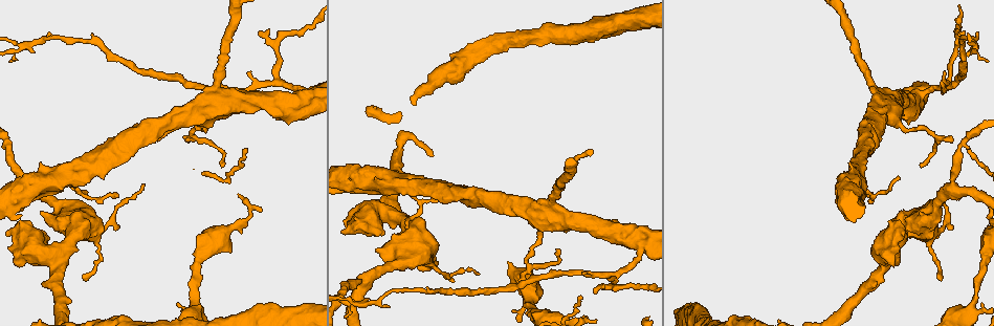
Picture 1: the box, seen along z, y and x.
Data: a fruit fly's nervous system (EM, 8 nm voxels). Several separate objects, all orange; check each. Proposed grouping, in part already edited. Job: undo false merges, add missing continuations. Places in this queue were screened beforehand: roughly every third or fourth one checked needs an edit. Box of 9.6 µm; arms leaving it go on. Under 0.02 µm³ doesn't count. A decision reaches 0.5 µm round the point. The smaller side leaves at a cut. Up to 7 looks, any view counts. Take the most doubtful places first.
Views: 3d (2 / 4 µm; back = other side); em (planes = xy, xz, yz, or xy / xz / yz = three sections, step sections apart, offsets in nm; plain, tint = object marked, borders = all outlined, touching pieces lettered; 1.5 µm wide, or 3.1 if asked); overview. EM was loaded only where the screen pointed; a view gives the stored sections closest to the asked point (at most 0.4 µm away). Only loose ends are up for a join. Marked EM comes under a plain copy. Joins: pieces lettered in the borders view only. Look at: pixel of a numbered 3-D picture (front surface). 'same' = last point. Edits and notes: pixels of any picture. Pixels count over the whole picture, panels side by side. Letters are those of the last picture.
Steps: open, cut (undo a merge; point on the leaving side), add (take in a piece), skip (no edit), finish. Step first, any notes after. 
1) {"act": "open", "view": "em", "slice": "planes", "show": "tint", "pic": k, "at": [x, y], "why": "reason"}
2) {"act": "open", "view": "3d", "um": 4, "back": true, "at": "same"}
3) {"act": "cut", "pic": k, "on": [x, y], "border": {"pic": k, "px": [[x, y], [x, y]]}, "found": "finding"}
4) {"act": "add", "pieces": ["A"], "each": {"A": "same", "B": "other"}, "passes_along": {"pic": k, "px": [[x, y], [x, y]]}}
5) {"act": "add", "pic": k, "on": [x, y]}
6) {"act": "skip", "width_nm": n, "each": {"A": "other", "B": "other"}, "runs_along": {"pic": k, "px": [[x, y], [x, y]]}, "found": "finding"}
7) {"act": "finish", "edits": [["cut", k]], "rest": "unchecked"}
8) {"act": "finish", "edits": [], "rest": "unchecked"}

{"act": "open", "view": "em", "slice": "yz", "step": 8, "show": "borders", "pic": 1, "at": [23, 45], "why": "arms part here"}

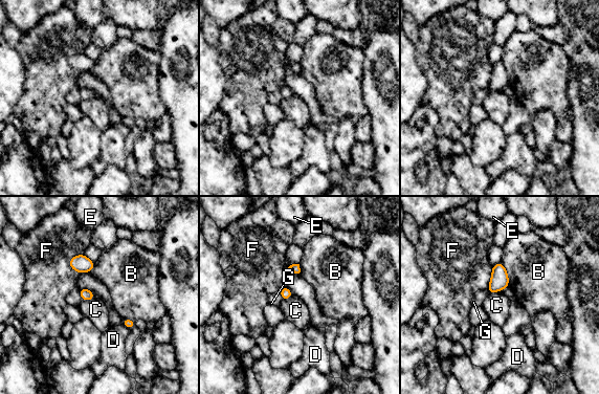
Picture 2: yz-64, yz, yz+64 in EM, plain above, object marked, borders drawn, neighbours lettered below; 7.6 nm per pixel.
{"act": "open", "view": "em", "slice": "planes", "show": "borders", "at": "same", "why": "another direction"}

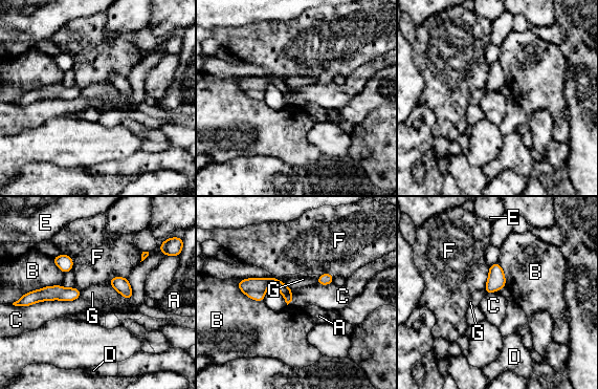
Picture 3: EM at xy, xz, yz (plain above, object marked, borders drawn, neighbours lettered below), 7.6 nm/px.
{"act": "skip", "each": {"A": "other", "B": "other", "C": "other", "D": "other", "E": "other", "F": "other", "G": "other"}, "border": {"pic": 3, "px": [[237, 282], [248, 297], [263, 301]]}, "found": "one cell here"}

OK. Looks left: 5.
{"act": "open", "view": "em", "slice": "planes", "show": "borders", "pic": 1, "at": [611, 286], "why": "sharp bend"}

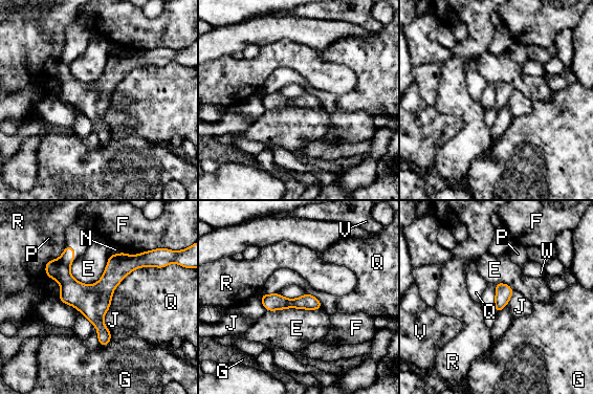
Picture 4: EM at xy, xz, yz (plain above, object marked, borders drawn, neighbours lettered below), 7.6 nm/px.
{"act": "skip", "each": {"E": "other", "F": "other", "G": "other", "J": "other", "N": "other", "P": "other", "Q": "other", "R": "other", "V": "other", "W": "other"}, "border": {"pic": 4, "px": [[162, 267], [131, 270], [108, 308]]}, "found": "continuous, no second cell"}

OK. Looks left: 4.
{"act": "open", "view": "em", "slice": "planes", "show": "borders", "pic": 1, "at": [366, 282], "why": "branch point"}

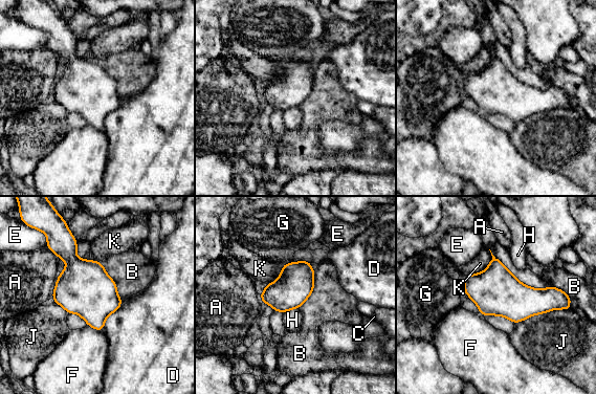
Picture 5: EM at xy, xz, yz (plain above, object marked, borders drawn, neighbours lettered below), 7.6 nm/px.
{"act": "skip", "width_nm": 360, "each": {"A": "other", "B": "other", "C": "other", "D": "other", "E": "other", "F": "other", "G": "other", "H": "other", "J": "other", "K": "other"}, "border": {"pic": 5, "px": [[101, 262], [115, 283], [122, 303]]}, "found": "one cell here"}

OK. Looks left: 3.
{"act": "finish", "edits": [], "rest": "unchecked"}

